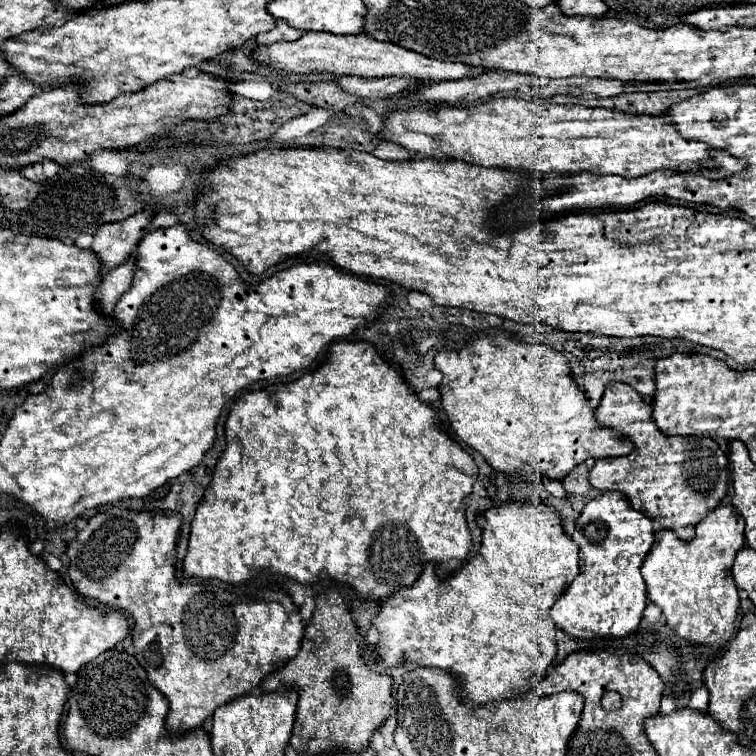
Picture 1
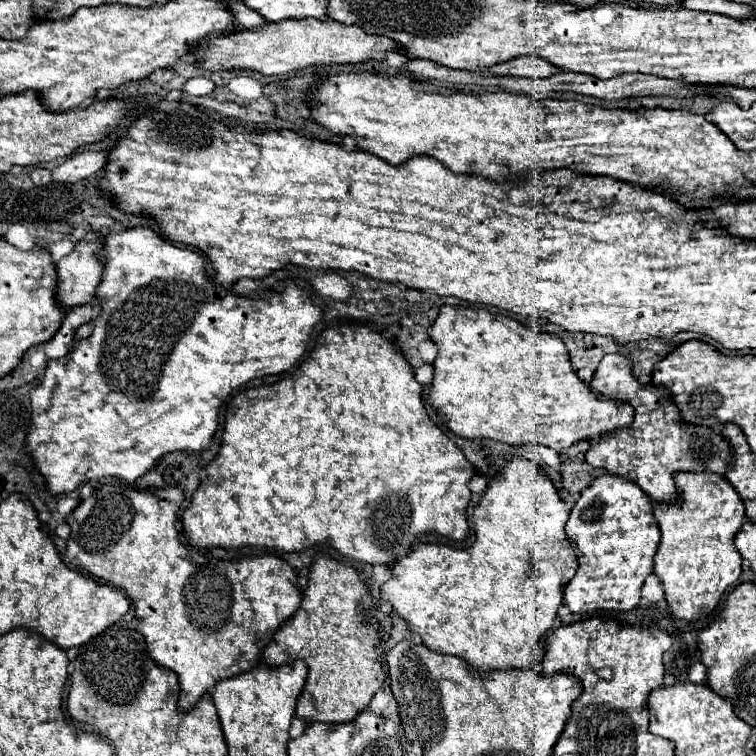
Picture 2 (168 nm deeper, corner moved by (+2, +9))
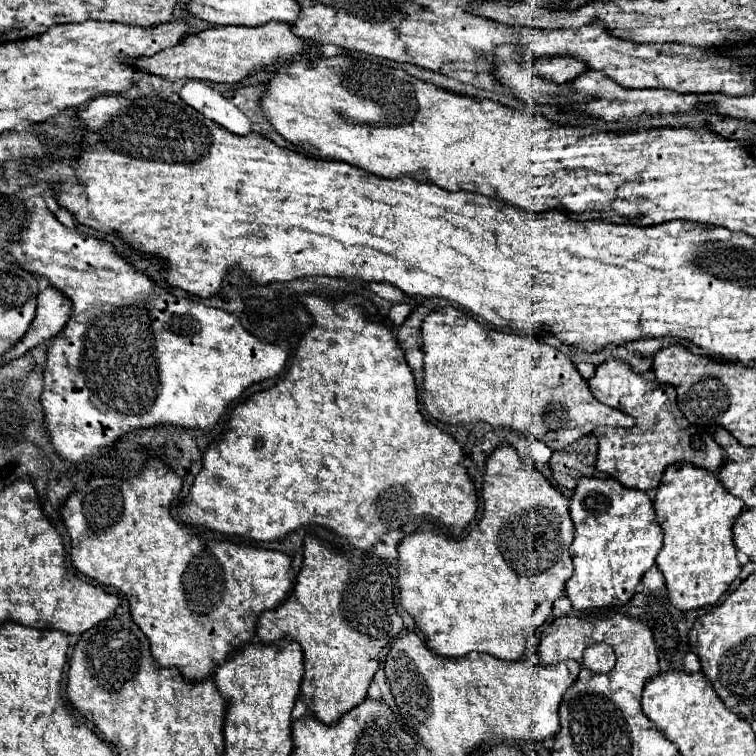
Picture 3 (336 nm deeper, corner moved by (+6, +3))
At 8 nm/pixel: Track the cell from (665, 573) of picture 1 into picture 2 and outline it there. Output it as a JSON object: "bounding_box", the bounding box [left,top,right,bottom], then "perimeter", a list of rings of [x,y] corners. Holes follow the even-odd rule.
{"bounding_box":[654,472,746,622],"perimeter":[[[680,472],[676,474],[676,486],[682,492],[682,504],[656,504],[654,518],[660,526],[660,544],[658,552],[654,554],[654,574],[660,578],[666,594],[666,602],[672,614],[686,622],[696,622],[714,612],[718,608],[726,590],[730,590],[742,572],[742,558],[734,546],[734,536],[746,522],[744,502],[740,500],[738,492],[730,486],[724,476],[710,474],[710,472]]]}

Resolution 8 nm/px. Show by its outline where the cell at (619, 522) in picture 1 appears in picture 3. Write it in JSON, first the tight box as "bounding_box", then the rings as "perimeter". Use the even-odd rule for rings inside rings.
{"bounding_box":[566,478,662,610],"perimeter":[[[580,478],[570,502],[570,516],[576,526],[574,542],[570,546],[574,574],[566,582],[566,594],[576,610],[622,606],[634,596],[634,588],[648,568],[652,568],[656,554],[662,548],[662,528],[656,520],[654,502],[646,492],[624,488],[614,478]]]}

